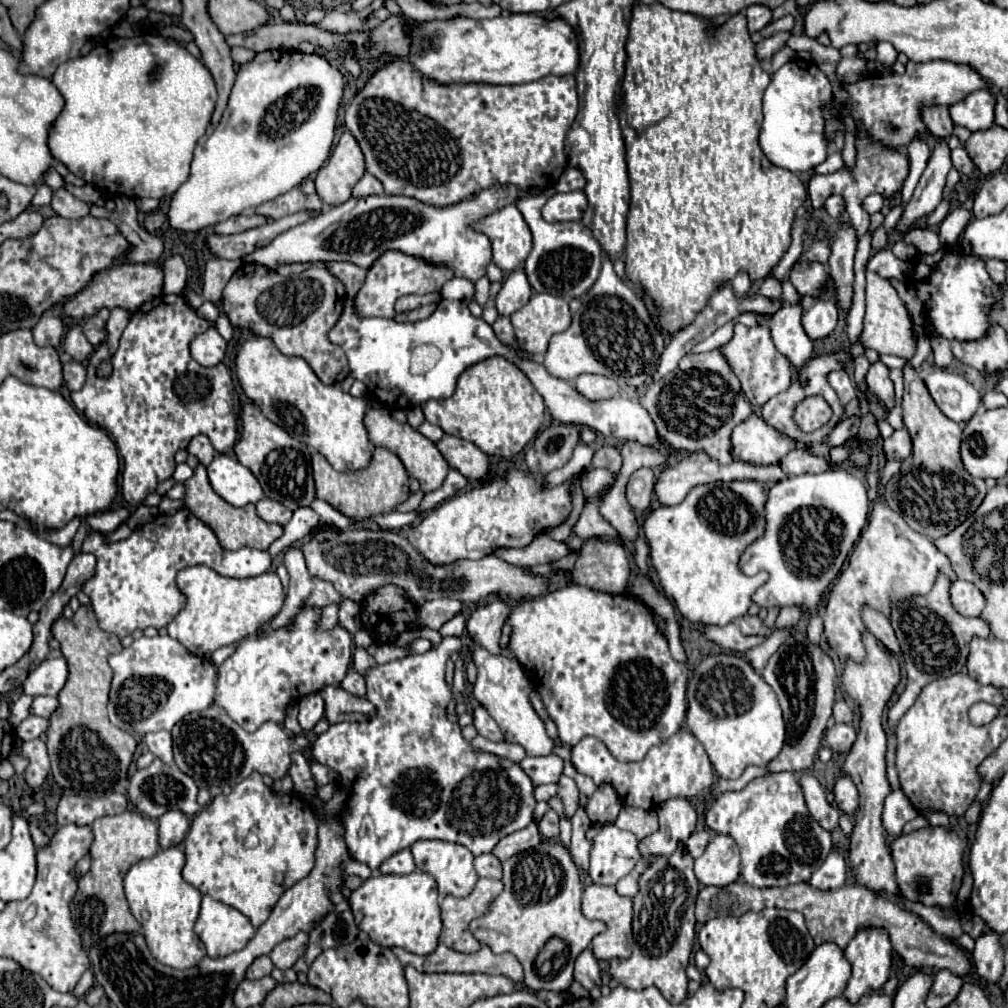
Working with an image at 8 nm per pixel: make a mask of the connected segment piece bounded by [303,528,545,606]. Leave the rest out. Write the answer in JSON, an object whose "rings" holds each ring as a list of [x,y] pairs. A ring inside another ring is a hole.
{"rings":[[[323,528],[311,534],[309,542],[303,544],[307,570],[311,576],[329,580],[343,598],[363,602],[365,596],[379,588],[393,584],[405,592],[405,596],[421,606],[435,598],[453,598],[459,602],[477,602],[489,594],[519,600],[523,596],[539,596],[545,592],[545,578],[531,576],[523,568],[505,564],[501,558],[489,554],[481,560],[457,560],[453,564],[435,566],[425,560],[405,536],[391,530],[337,530]]]}

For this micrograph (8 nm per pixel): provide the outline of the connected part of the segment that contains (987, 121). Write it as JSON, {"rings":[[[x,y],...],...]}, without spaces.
{"rings":[[[977,90],[965,100],[949,106],[949,114],[955,124],[965,126],[971,132],[987,130],[995,124],[995,94],[989,90]]]}

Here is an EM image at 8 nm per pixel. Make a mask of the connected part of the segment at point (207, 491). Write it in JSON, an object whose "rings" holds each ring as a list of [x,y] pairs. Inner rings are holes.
{"rings":[[[197,464],[197,468],[193,470],[193,476],[189,480],[183,482],[185,486],[185,506],[191,514],[195,514],[203,524],[207,524],[215,536],[219,538],[219,544],[225,548],[225,550],[237,550],[237,548],[243,548],[243,546],[251,546],[251,548],[257,548],[257,550],[267,550],[281,534],[283,534],[283,528],[279,524],[269,524],[269,522],[263,522],[257,514],[255,514],[255,506],[253,504],[247,504],[247,506],[231,506],[229,502],[221,500],[221,496],[217,496],[205,476],[205,466],[203,464]]]}

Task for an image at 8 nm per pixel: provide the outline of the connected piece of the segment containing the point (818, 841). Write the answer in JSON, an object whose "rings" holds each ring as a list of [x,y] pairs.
{"rings":[[[793,772],[755,778],[739,792],[725,792],[707,810],[707,826],[729,834],[741,850],[741,878],[755,888],[783,888],[807,882],[833,848],[831,834],[809,816]]]}

